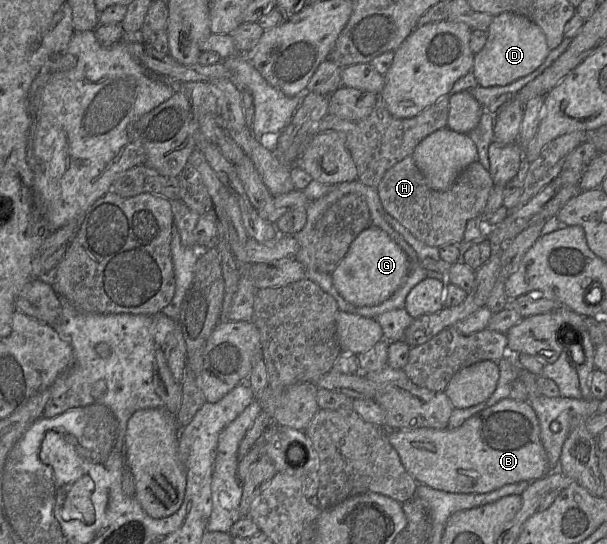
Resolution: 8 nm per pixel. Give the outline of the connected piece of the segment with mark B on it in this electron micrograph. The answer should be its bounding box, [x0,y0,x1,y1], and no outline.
[389,397,551,493]

